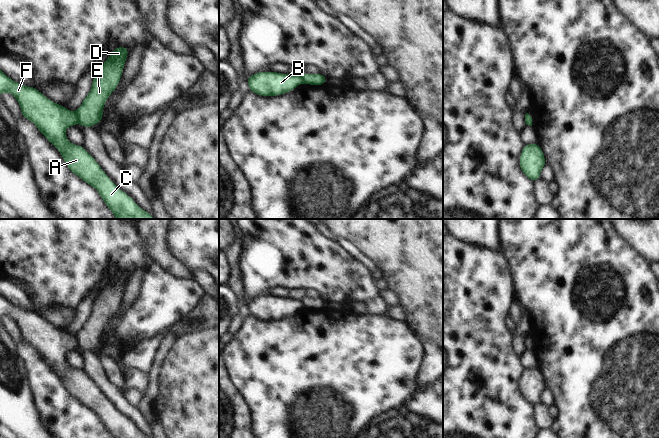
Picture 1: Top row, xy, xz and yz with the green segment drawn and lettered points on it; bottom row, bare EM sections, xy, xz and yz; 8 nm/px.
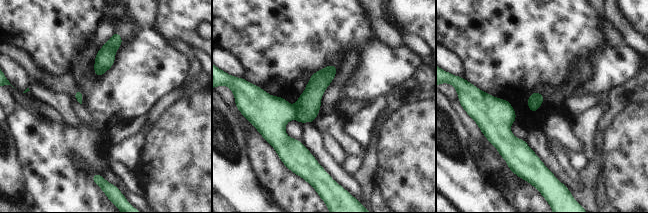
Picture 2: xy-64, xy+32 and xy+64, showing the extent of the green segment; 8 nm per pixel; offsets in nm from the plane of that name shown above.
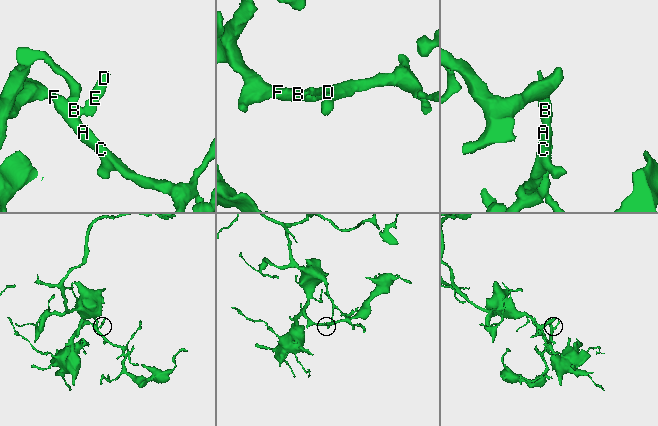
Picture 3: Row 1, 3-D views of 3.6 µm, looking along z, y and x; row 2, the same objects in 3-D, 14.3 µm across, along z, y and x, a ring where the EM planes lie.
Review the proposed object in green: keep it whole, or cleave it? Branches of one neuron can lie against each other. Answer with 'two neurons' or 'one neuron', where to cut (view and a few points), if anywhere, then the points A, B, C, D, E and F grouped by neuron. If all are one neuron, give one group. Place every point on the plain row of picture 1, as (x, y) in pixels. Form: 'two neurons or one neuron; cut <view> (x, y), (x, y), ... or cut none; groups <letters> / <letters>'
two neurons; cut xy (75, 337), (78, 345); groups A B C F / D E

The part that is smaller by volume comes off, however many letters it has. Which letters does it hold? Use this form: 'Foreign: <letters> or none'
Foreign: D, E

